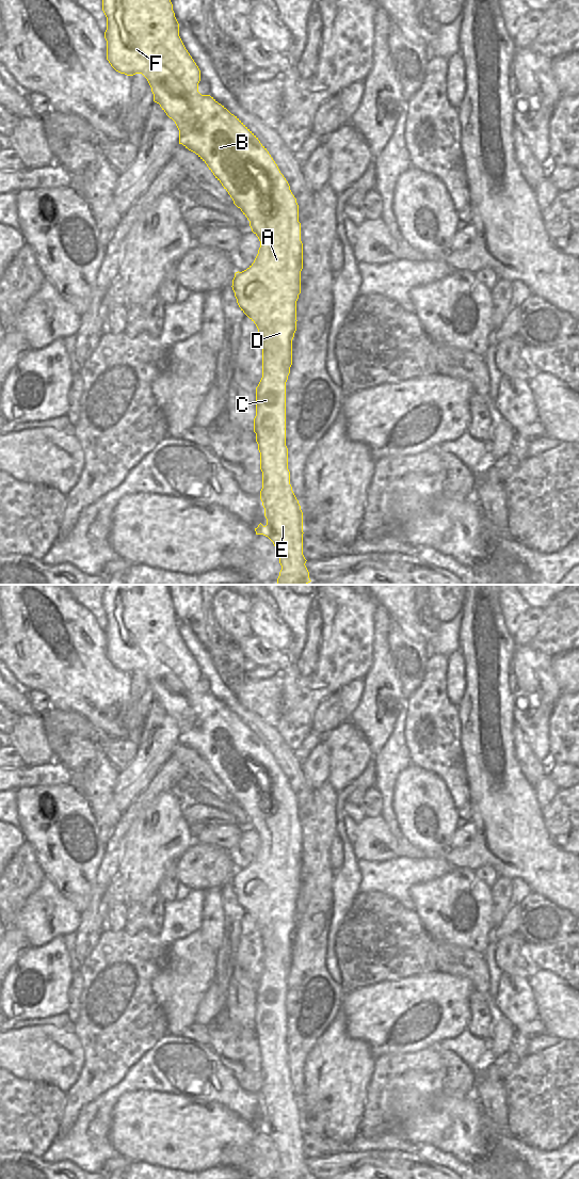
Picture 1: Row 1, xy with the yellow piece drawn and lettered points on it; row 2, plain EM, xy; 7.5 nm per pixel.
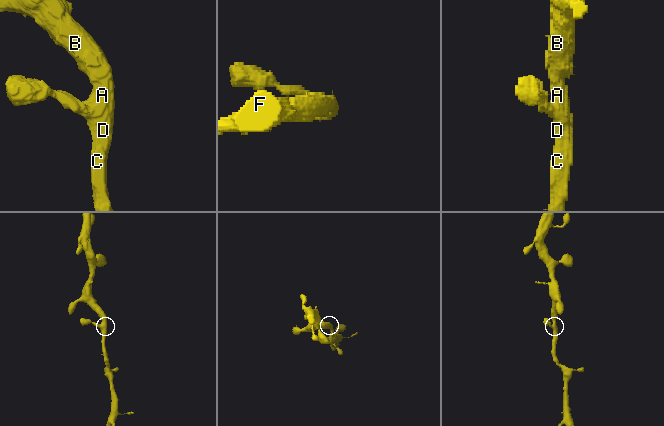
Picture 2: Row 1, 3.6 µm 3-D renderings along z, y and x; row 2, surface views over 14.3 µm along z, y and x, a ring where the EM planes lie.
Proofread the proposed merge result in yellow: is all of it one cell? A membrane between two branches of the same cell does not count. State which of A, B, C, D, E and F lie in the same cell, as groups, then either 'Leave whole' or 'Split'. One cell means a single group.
Groups: A B C D E F. Leave whole.

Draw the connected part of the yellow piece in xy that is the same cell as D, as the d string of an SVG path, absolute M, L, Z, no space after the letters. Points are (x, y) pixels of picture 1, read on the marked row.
M102 0L102 11L107 17L107 60L118 73L127 76L142 74L148 81L154 101L159 103L179 130L179 144L195 153L222 184L250 221L252 232L258 237L260 248L254 262L244 271L236 272L232 290L241 310L256 324L262 339L262 378L256 387L256 416L254 432L260 452L262 489L260 499L264 508L267 525L255 528L256 535L268 537L274 544L282 570L277 585L307 585L309 572L303 555L303 512L290 484L288 469L288 448L286 446L286 382L292 365L292 339L296 331L296 301L301 293L301 271L303 269L303 243L299 205L290 186L277 164L260 143L258 138L224 106L210 95L198 92L200 70L179 36L179 23L171 0Z

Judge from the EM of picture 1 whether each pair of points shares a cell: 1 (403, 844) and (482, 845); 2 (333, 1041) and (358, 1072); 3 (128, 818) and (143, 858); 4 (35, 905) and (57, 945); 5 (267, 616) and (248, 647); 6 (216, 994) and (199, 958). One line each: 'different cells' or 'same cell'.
1: same cell
2: same cell
3: different cells
4: different cells
5: different cells
6: different cells

